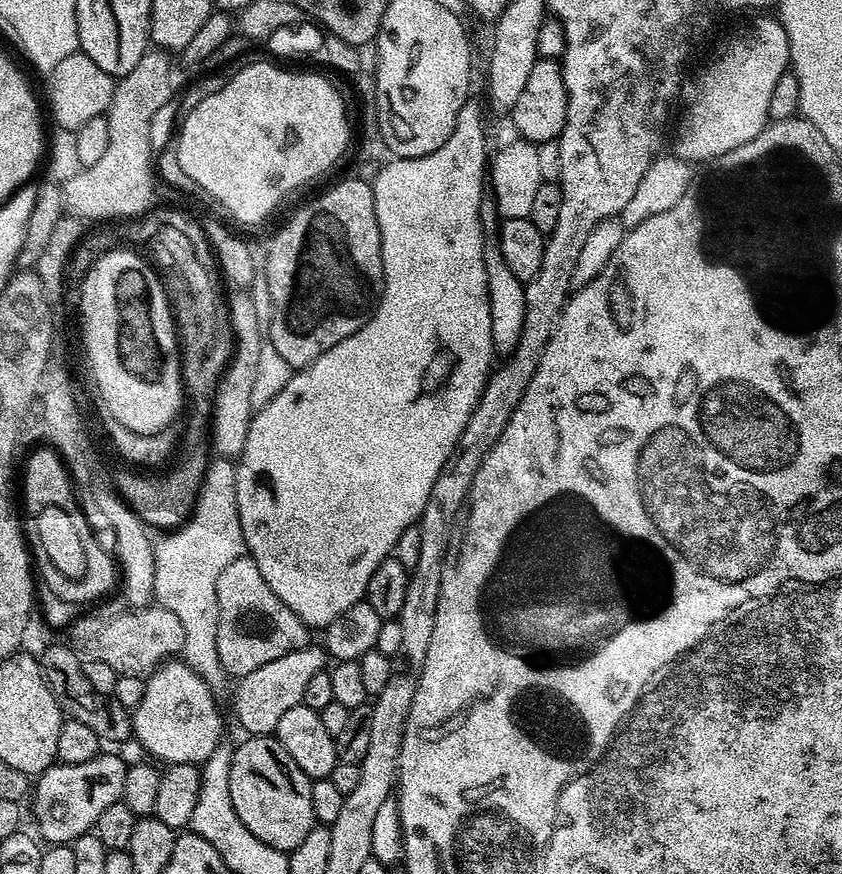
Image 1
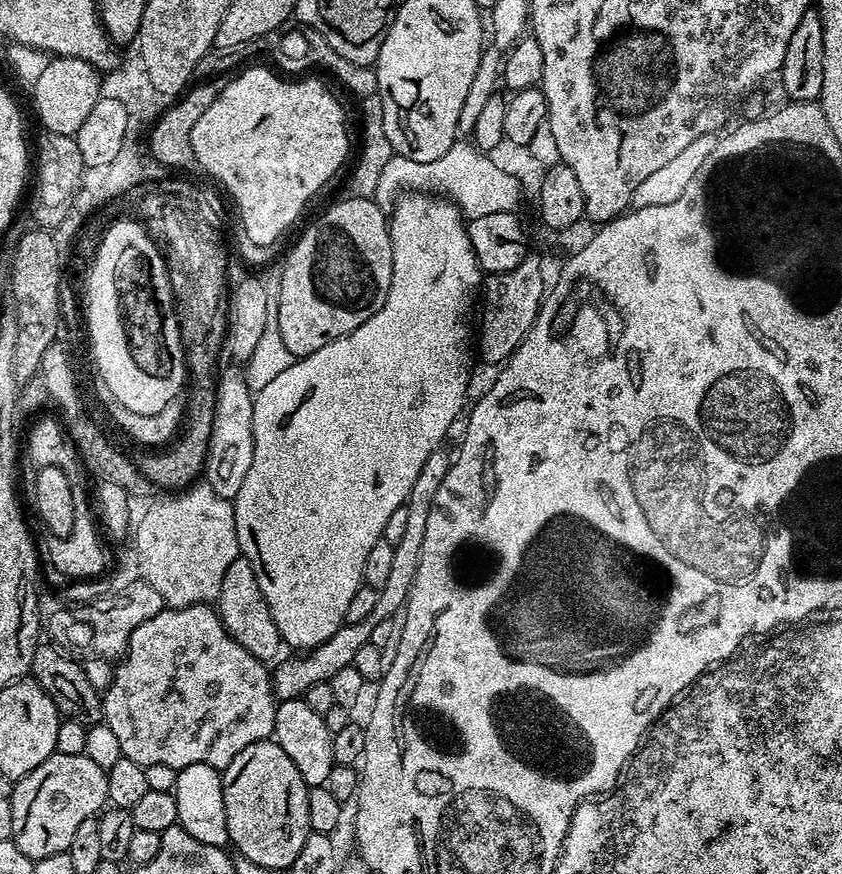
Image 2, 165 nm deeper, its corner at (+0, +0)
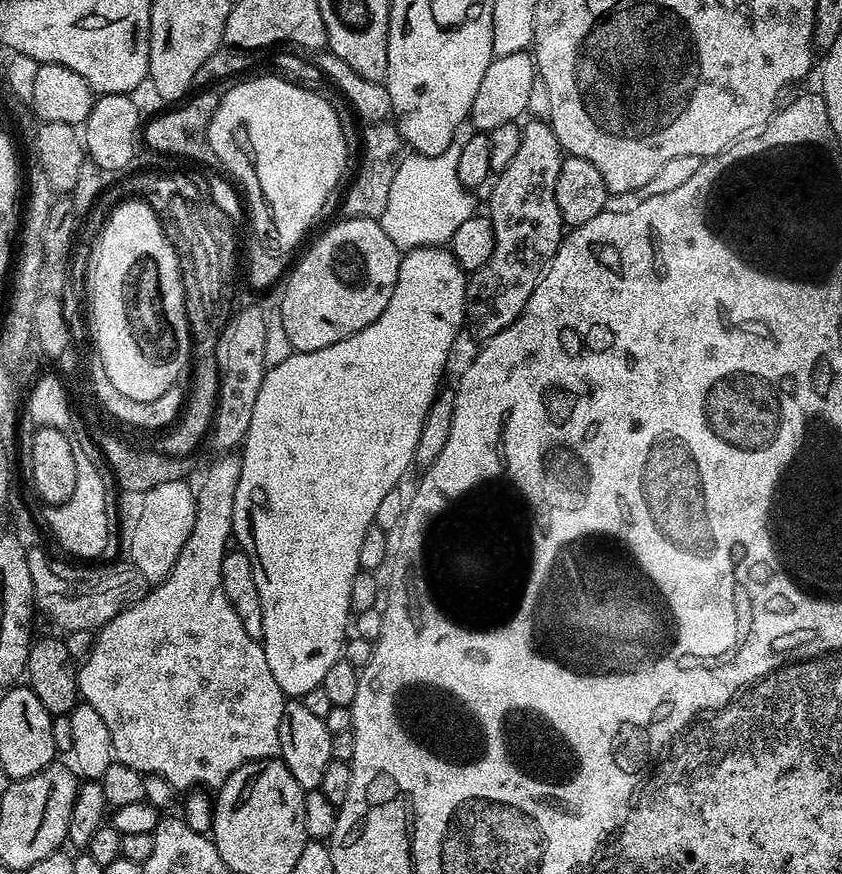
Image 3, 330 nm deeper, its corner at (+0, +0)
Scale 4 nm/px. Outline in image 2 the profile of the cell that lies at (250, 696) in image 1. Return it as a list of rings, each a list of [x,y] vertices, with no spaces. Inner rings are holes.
[[[439,448],[431,452],[411,487],[411,492],[405,501],[409,511],[408,525],[405,527],[404,537],[394,546],[393,568],[390,569],[386,585],[378,590],[378,601],[375,602],[373,609],[362,622],[345,623],[326,642],[301,655],[304,657],[292,658],[282,664],[277,663],[275,665],[277,668],[274,668],[272,672],[272,691],[276,693],[277,701],[299,699],[314,682],[328,682],[332,680],[334,674],[338,674],[339,670],[351,667],[355,652],[359,647],[371,643],[375,626],[386,618],[397,615],[403,609],[405,601],[408,600],[410,586],[413,584],[413,576],[417,572],[422,534],[426,532],[426,521],[430,515],[433,515],[437,492],[444,484],[445,476],[452,463],[451,453],[448,454],[445,450]]]

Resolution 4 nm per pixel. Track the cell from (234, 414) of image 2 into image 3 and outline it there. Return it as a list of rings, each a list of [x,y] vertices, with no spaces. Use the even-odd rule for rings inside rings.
[[[220,454],[216,461],[208,468],[200,488],[195,489],[196,517],[194,526],[190,530],[190,538],[186,538],[186,546],[178,554],[174,566],[167,578],[155,585],[137,604],[130,605],[126,610],[118,613],[113,620],[106,622],[104,627],[95,633],[96,641],[84,660],[84,665],[78,668],[78,692],[83,703],[94,708],[95,713],[106,722],[113,742],[113,757],[119,763],[130,766],[134,770],[144,773],[145,777],[161,776],[172,788],[186,788],[185,790],[219,790],[242,766],[251,760],[270,760],[279,757],[280,735],[278,726],[282,722],[282,710],[286,703],[284,691],[274,682],[274,674],[270,674],[270,662],[266,662],[264,645],[261,641],[250,638],[246,629],[242,627],[242,618],[234,614],[234,606],[230,606],[230,598],[226,598],[226,590],[222,590],[222,562],[225,552],[229,551],[230,541],[233,539],[232,519],[234,518],[234,494],[238,490],[240,481],[240,456],[236,454]]]

